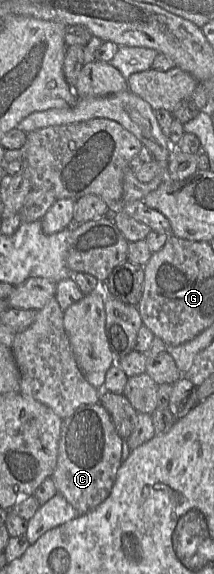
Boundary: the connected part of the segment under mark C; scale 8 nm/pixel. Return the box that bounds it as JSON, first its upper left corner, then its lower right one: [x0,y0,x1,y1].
[52,403,122,515]

